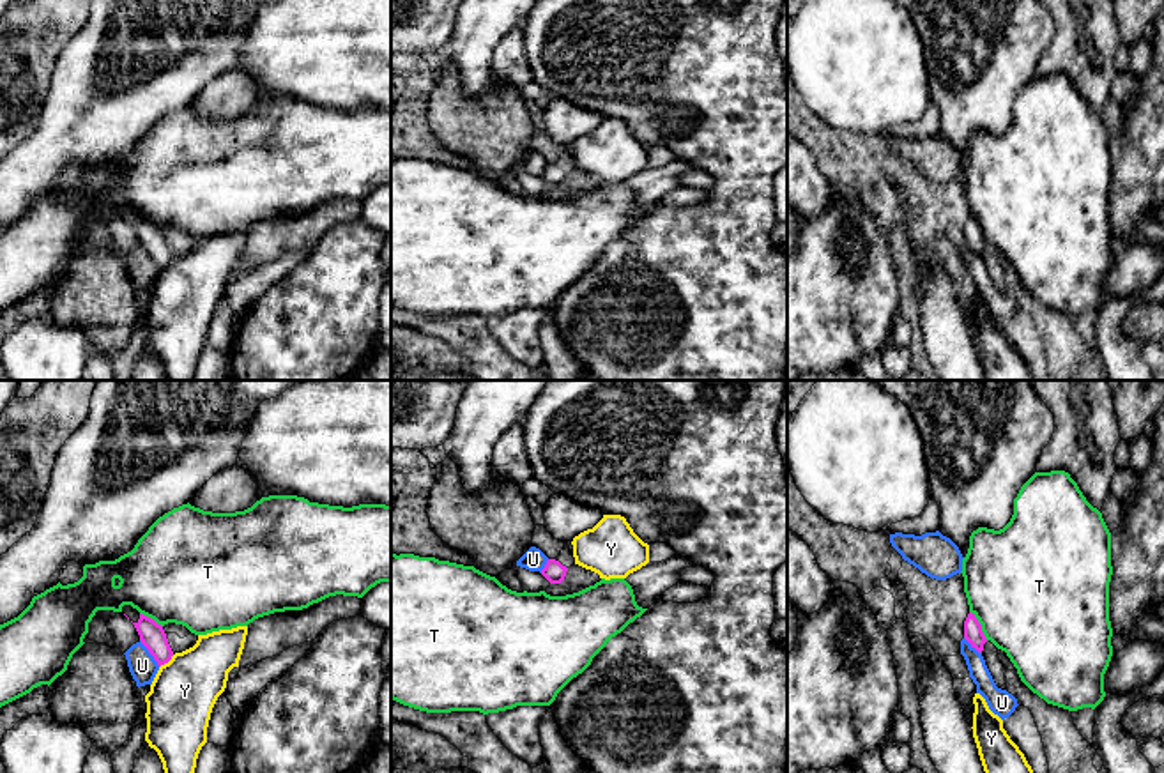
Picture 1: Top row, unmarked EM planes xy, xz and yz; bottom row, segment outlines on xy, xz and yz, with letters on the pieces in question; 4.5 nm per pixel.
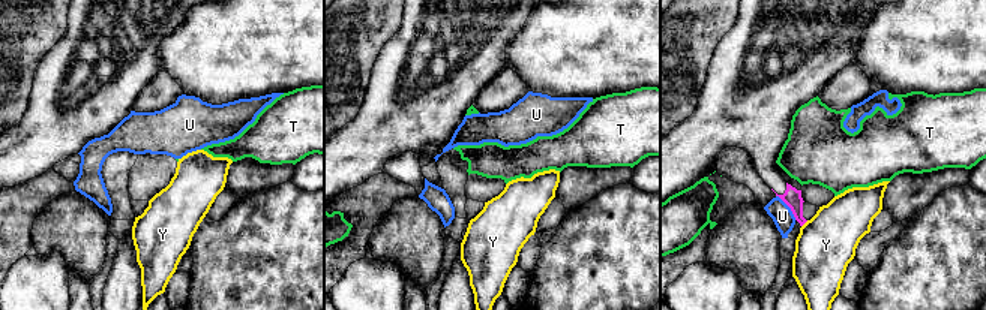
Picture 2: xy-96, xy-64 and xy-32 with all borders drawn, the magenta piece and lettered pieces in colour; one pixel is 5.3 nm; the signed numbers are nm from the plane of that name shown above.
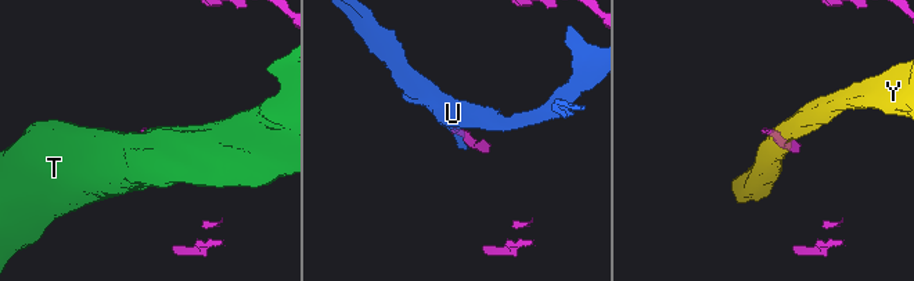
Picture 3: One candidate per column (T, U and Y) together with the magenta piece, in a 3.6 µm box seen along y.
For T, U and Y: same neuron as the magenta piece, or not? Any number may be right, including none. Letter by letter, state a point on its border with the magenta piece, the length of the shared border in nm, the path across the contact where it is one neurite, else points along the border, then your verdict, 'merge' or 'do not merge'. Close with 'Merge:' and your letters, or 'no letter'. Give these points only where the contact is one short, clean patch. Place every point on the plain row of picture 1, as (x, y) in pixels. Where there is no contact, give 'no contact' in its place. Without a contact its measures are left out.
T: contact yz (980, 229); length 160 nm; do not merge
U: contact xy (149, 255); length 160 nm; do not merge
Y: contact xy (167, 266); length 90 nm; border xy (174, 259), (160, 271); do not merge
Merge: no letter

